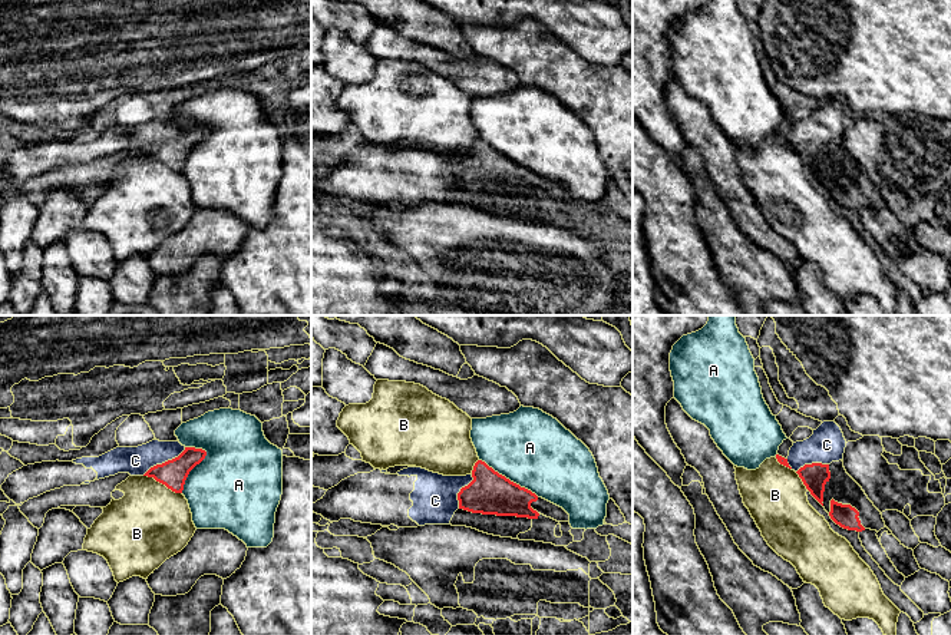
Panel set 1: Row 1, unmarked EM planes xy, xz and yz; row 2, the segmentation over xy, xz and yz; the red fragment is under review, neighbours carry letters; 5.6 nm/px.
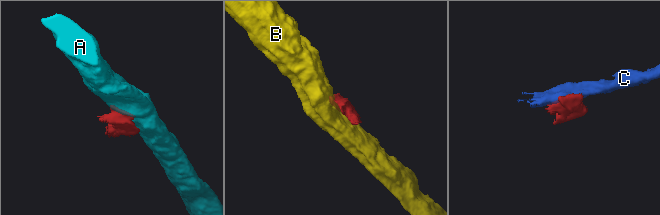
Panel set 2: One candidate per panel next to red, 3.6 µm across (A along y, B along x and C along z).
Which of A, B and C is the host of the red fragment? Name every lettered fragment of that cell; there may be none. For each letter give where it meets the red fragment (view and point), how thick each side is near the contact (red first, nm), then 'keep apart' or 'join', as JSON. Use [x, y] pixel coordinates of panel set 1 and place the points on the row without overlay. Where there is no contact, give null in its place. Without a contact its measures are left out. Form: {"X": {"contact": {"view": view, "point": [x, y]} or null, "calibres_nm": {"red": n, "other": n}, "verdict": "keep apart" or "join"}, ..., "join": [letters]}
{"A": {"contact": {"view": "xy", "point": [191, 148]}, "calibres_nm": {"red": 160, "other": 460}, "verdict": "keep apart"}, "B": {"contact": {"view": "xy", "point": [162, 162]}, "calibres_nm": {"red": 160, "other": 440}, "verdict": "keep apart"}, "C": {"contact": {"view": "xy", "point": [165, 141]}, "calibres_nm": {"red": 160, "other": 160}, "verdict": "keep apart"}, "join": []}

